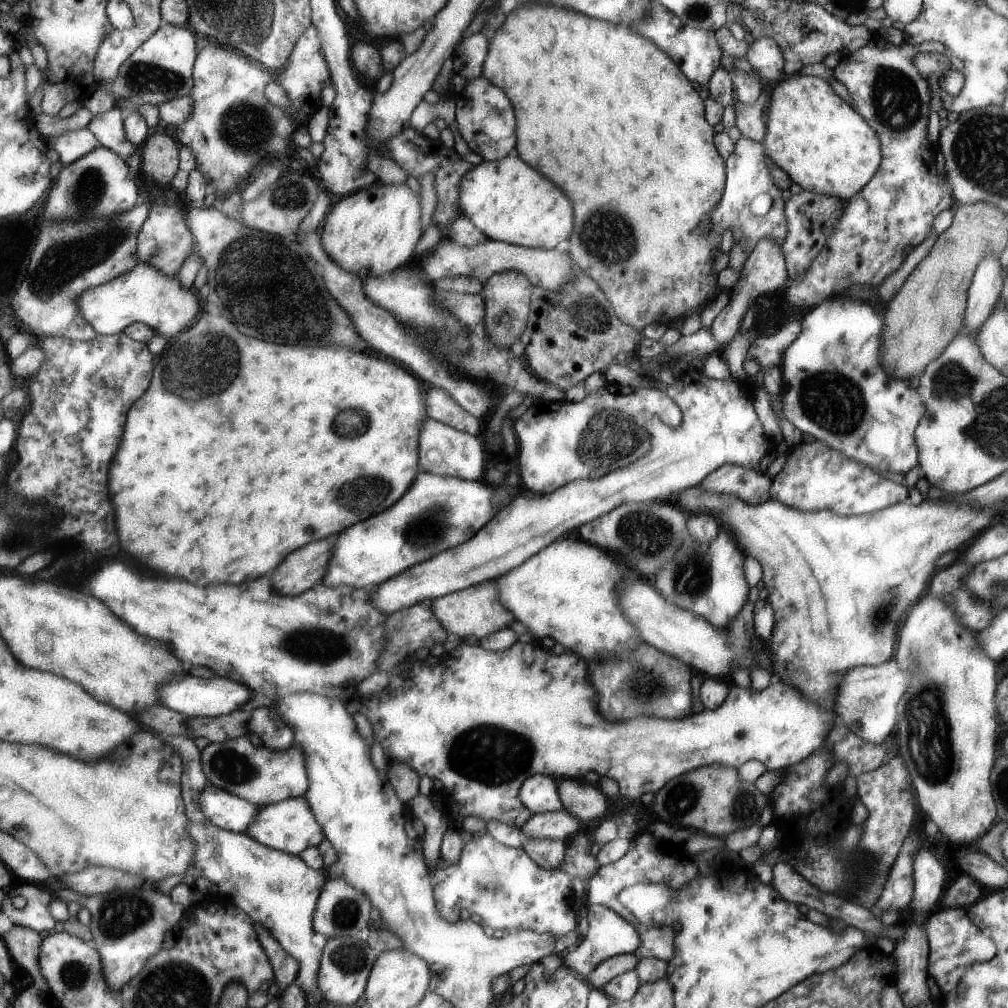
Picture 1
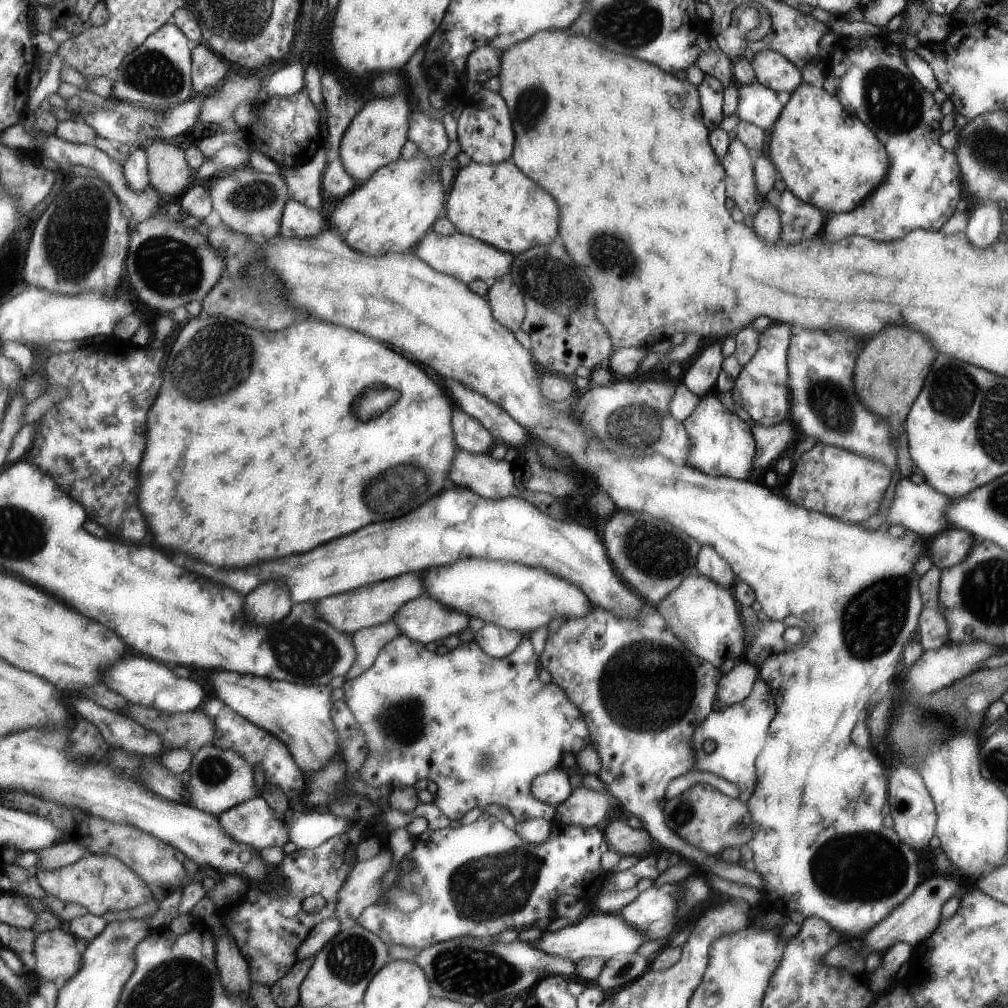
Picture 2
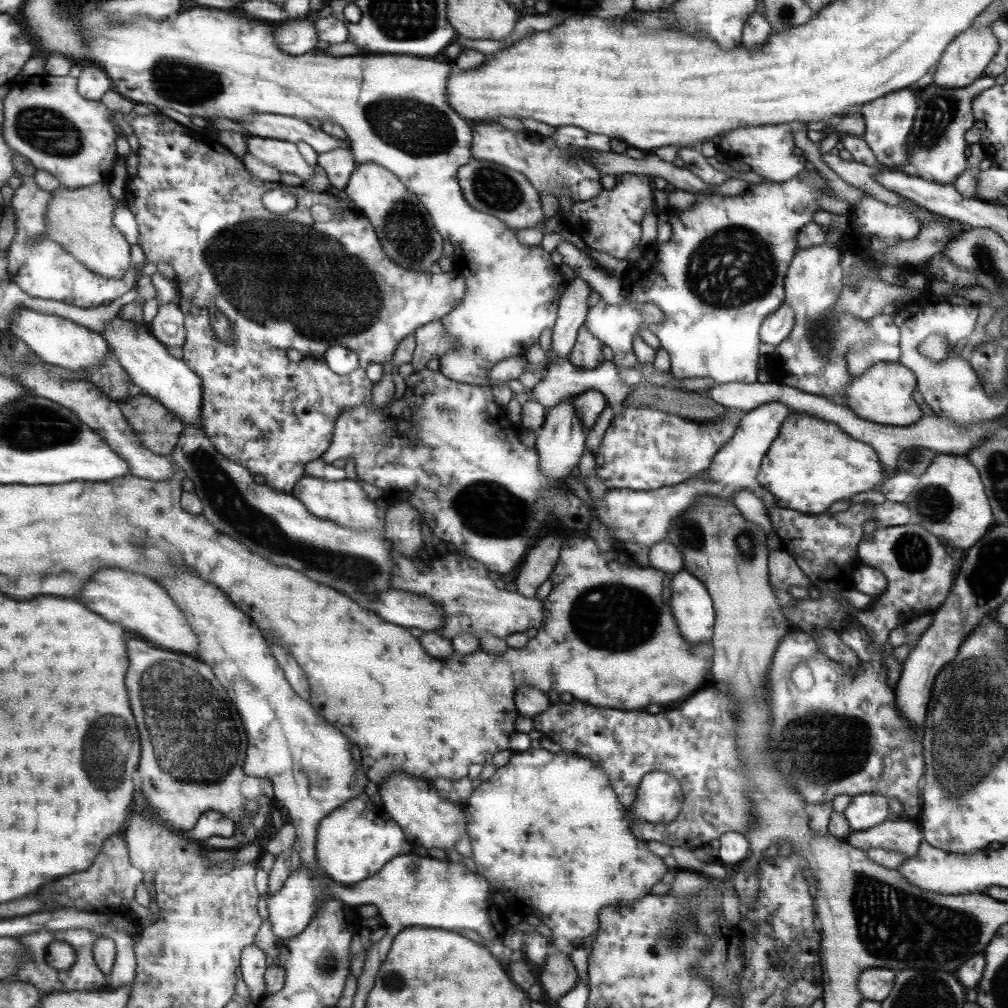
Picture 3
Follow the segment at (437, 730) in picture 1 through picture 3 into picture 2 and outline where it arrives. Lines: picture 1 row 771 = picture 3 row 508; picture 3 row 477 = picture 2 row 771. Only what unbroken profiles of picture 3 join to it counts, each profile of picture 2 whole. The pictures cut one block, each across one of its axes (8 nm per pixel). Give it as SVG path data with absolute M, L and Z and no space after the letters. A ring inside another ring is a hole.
M400 635L396 639L390 640L386 644L381 654L377 656L376 662L356 679L346 679L343 683L339 696L343 697L346 702L346 706L350 708L350 712L354 714L360 730L364 732L364 740L366 740L366 760L364 764L360 766L359 775L362 778L362 782L366 782L368 786L380 787L385 786L385 789L394 789L396 787L414 786L420 778L426 778L430 782L437 784L438 790L434 793L434 802L436 806L442 811L442 814L446 814L448 818L456 824L459 819L473 808L484 808L489 803L496 803L500 806L504 806L506 810L512 813L512 816L517 822L522 822L526 818L542 818L542 820L551 821L556 814L556 807L543 806L540 804L537 797L533 793L533 780L542 773L550 772L554 768L562 766L562 758L566 754L572 754L576 756L582 748L586 748L591 743L591 736L589 732L588 722L585 717L582 716L580 709L577 705L574 705L569 700L568 694L560 685L556 685L552 682L542 684L540 678L538 678L538 658L532 650L532 642L530 642L529 635L522 637L522 642L518 645L518 648L510 654L510 656L504 656L504 658L494 658L481 647L476 644L476 641L462 642L454 648L449 650L446 654L434 654L434 652L428 652L425 645L422 646L421 642L416 640L410 640L410 637ZM758 677L748 698L732 706L724 706L720 712L713 711L712 714L693 735L692 743L694 752L697 753L697 764L694 764L690 771L710 772L729 780L740 788L740 800L747 801L757 785L758 755L765 748L773 718L777 715L776 698L769 685Z

